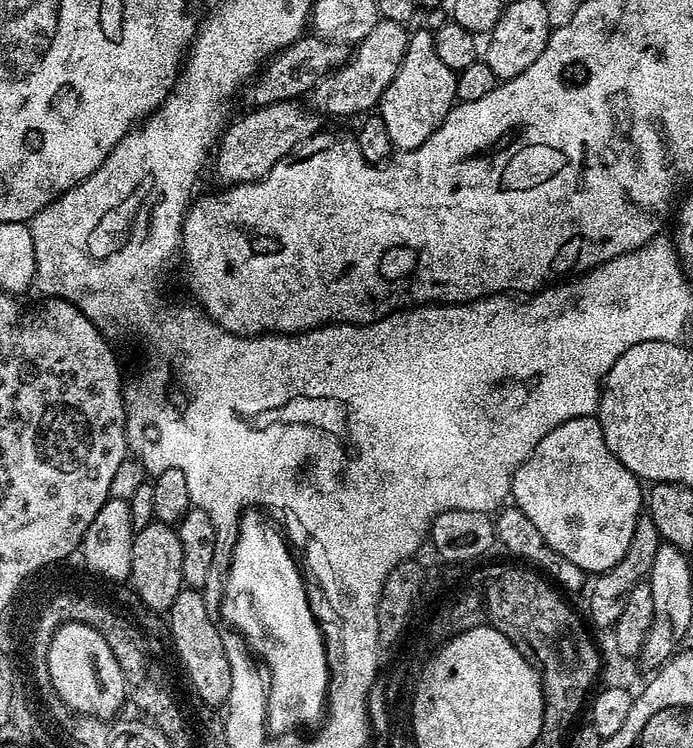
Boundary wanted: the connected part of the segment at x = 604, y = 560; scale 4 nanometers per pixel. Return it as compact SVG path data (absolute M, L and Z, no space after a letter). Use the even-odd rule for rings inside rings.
M579 416L562 422L536 443L536 449L514 474L511 499L515 507L520 508L534 526L538 526L538 534L542 534L558 554L570 558L570 562L585 574L599 574L608 572L620 561L622 554L626 554L626 546L630 546L630 538L634 538L636 520L646 504L645 493L640 493L640 488L641 481L633 472L626 470L626 466L622 466L606 446L599 419L596 416Z

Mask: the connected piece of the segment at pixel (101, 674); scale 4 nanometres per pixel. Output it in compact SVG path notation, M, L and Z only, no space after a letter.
M63 623L50 642L49 676L56 697L80 716L93 716L96 722L108 722L126 704L123 672L106 638L90 625Z

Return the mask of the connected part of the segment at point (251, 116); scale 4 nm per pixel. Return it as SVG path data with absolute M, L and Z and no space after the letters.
M283 100L252 108L241 120L233 119L219 137L214 152L216 176L221 180L221 185L252 184L256 180L263 180L276 163L292 155L300 145L321 131L321 117L311 107L303 108L302 105L295 100Z

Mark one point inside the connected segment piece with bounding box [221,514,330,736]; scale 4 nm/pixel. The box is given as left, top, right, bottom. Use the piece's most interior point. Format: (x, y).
(265, 600)

